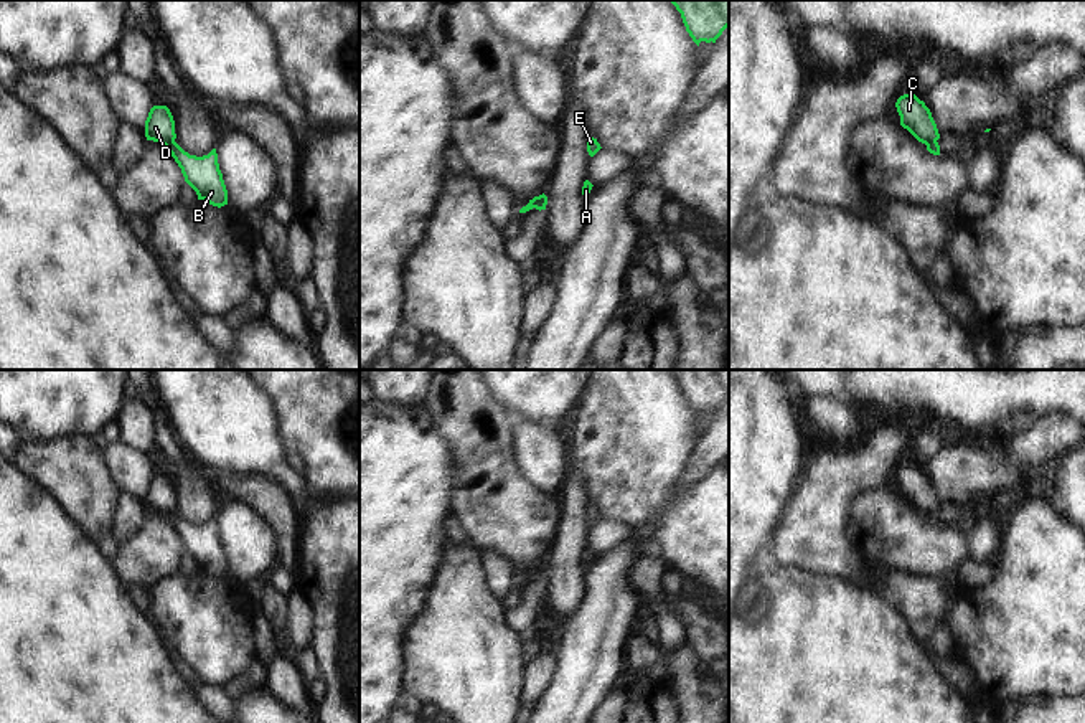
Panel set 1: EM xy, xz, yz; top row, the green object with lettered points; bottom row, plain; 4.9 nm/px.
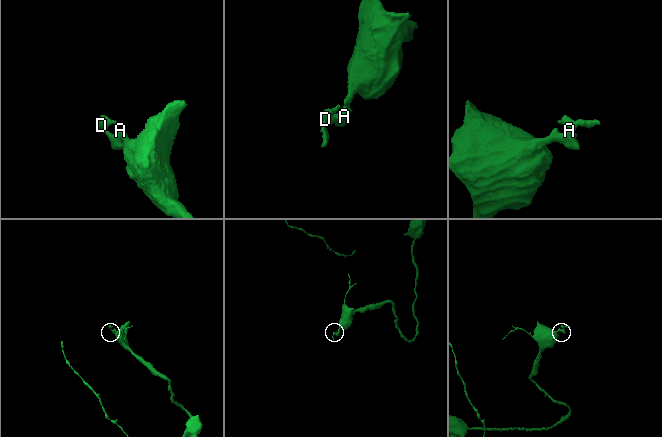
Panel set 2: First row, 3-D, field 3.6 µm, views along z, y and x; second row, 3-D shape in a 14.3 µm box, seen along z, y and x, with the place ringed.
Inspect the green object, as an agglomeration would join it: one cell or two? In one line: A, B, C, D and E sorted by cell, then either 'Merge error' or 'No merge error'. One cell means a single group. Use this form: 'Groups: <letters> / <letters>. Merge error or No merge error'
Groups: A B E / C D. Merge error.

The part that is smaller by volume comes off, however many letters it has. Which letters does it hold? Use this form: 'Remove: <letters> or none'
Remove: C, D

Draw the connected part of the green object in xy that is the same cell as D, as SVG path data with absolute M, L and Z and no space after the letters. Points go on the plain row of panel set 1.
M153 475L145 490L145 507L147 510L158 512L160 515L168 515L175 512L175 490L167 475Z

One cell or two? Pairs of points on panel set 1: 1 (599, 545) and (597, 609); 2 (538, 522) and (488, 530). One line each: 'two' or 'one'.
1: two
2: one

